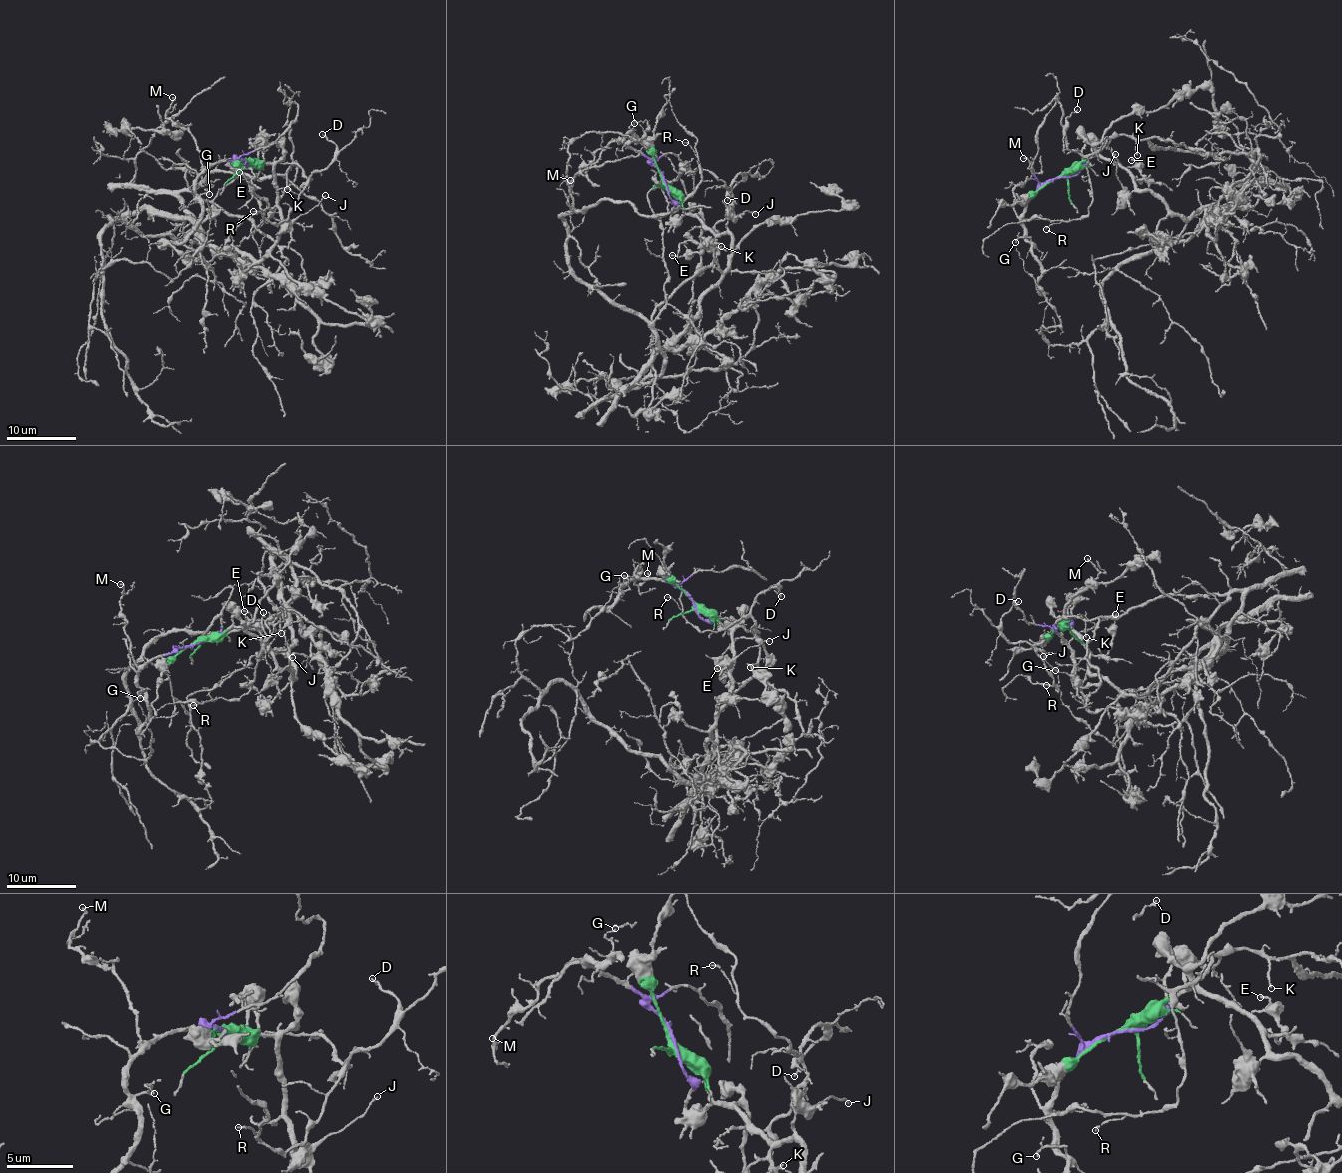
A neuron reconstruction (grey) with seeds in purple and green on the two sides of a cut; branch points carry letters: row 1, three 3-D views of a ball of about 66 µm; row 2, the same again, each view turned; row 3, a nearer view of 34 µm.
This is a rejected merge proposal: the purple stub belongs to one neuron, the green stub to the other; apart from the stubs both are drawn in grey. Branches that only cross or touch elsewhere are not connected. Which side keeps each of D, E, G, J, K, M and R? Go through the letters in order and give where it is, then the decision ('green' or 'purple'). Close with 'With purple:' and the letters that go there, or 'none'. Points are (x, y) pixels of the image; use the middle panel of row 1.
D: (727, 200) | green
E: (672, 255) | green
G: (634, 123) | purple
J: (755, 214) | green
K: (721, 246) | green
M: (570, 180) | purple
R: (685, 142) | green
With purple: G, M

